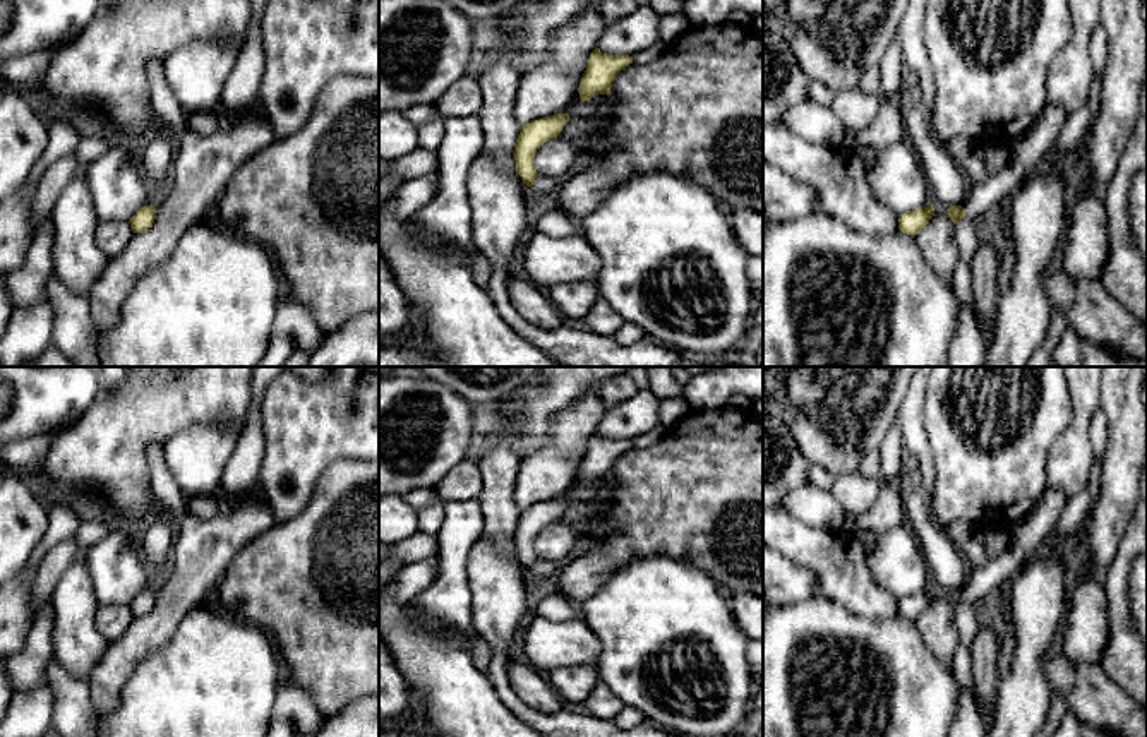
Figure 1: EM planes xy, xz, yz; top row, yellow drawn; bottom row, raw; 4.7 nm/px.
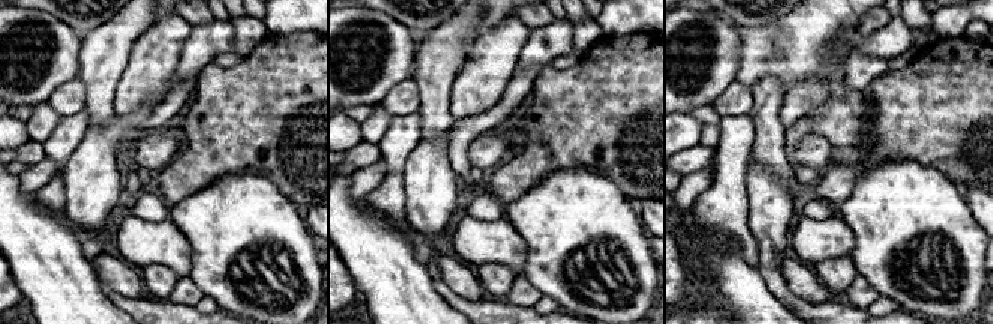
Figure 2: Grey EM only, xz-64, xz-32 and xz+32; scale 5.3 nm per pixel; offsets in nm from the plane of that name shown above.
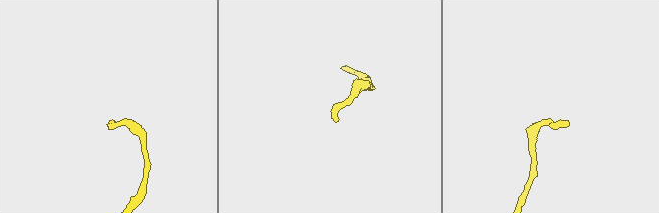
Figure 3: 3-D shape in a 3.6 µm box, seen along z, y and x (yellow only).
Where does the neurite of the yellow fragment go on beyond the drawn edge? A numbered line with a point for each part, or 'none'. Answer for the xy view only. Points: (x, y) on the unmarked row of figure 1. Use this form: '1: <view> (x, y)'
none

